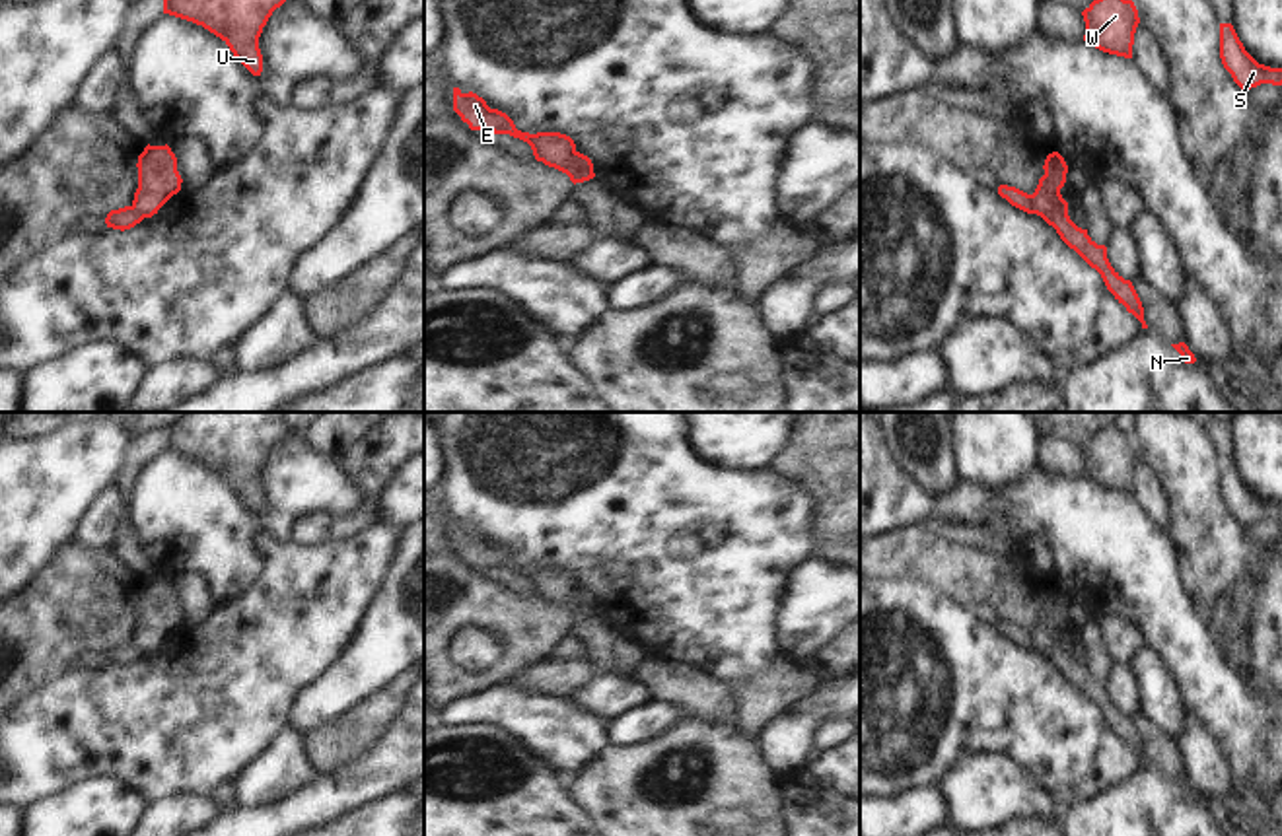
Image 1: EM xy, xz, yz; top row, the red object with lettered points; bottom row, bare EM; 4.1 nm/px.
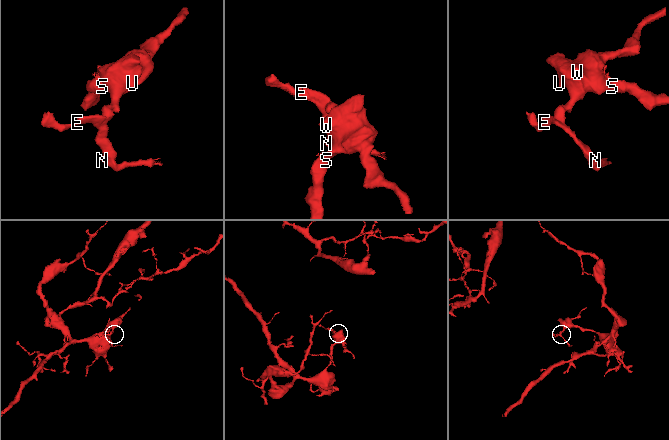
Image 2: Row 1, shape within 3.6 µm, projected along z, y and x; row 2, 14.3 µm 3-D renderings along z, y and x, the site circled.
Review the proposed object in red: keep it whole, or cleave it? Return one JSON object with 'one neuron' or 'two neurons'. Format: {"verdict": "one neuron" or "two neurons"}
{"verdict": "two neurons"}

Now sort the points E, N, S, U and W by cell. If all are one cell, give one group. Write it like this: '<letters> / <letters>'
E N / S U W

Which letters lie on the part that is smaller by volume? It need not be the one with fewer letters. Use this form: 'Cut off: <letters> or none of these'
Cut off: E, N

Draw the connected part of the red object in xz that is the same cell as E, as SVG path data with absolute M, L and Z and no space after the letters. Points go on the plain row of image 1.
M453 523L453 546L471 566L492 566L527 577L537 597L566 609L574 620L580 616L572 597L576 579L570 572L560 568L521 568L506 548L490 544L482 533L473 527L463 529L459 523Z

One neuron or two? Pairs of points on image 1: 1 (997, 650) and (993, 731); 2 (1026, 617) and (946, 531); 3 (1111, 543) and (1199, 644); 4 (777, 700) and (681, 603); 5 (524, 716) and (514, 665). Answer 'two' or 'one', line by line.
1: one
2: two
3: one
4: two
5: two

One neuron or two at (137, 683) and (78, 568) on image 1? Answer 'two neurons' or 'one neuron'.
two neurons

